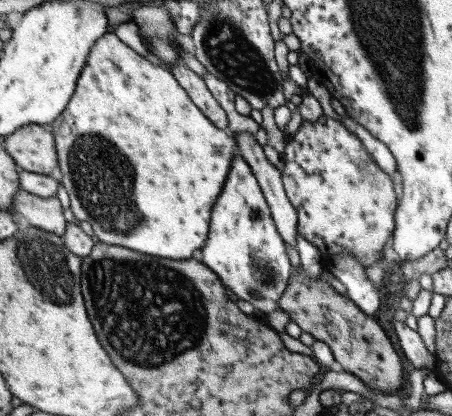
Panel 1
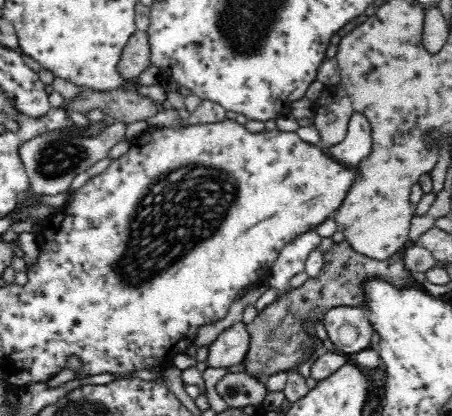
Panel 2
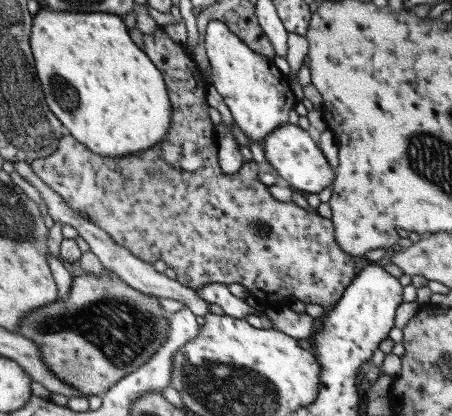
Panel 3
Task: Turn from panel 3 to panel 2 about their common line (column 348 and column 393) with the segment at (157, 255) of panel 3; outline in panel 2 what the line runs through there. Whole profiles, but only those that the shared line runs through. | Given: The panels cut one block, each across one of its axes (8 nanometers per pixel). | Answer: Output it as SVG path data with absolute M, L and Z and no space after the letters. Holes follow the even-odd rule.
M348 240L336 244L324 254L324 268L318 274L318 278L310 278L304 286L290 290L288 294L280 296L270 304L266 310L262 310L252 324L248 324L250 332L250 350L244 364L244 372L250 374L252 378L266 382L272 374L278 372L288 372L294 366L300 366L304 360L310 358L314 352L316 342L310 340L310 336L304 332L304 320L314 318L314 322L322 322L324 316L334 310L336 306L352 306L352 308L364 308L366 306L366 296L364 296L364 282L370 278L384 278L396 288L406 288L410 276L414 276L404 260L402 260L404 250L398 250L394 256L388 260L370 260L366 256L360 256Z

